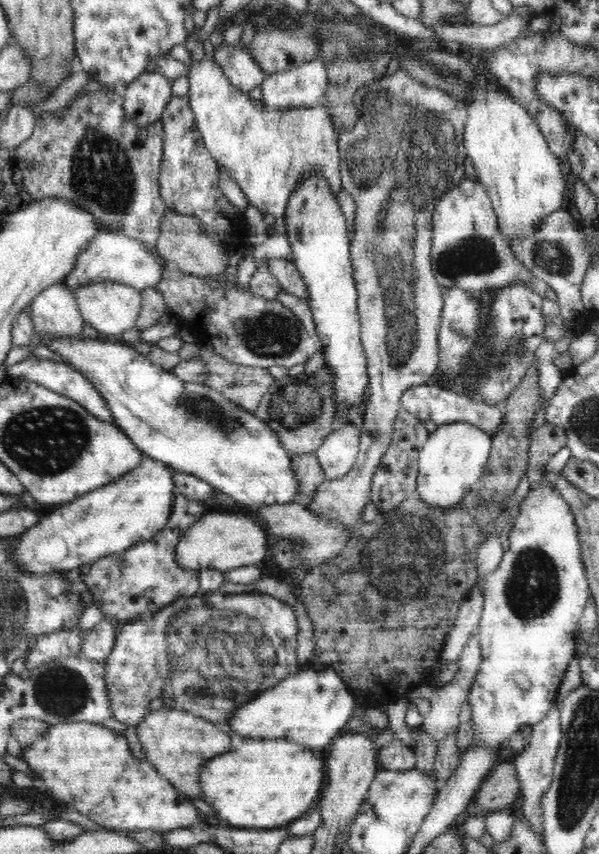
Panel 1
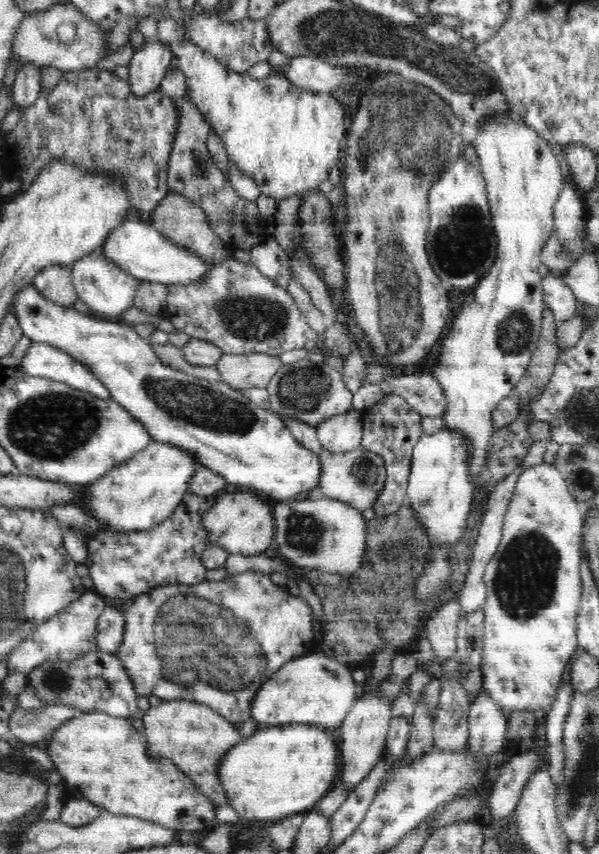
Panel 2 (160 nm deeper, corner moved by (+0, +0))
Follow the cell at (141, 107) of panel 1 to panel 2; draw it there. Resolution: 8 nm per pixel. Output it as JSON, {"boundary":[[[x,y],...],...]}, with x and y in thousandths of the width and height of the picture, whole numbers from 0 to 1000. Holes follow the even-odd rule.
{"boundary":[[[267,46],[242,49],[234,57],[225,59],[214,76],[217,104],[220,104],[230,114],[239,114],[244,109],[267,102],[277,82],[280,82],[284,77],[284,70],[287,70],[287,60],[284,60],[284,55],[280,55],[277,50],[270,50]]]}

